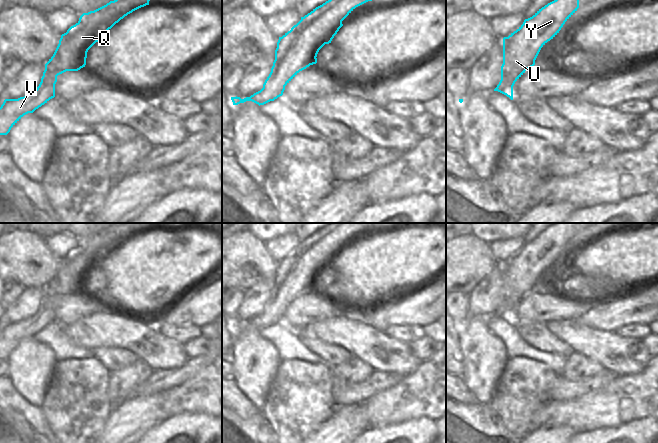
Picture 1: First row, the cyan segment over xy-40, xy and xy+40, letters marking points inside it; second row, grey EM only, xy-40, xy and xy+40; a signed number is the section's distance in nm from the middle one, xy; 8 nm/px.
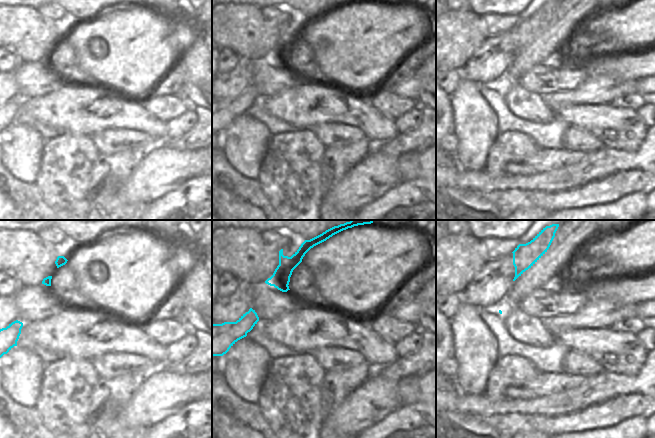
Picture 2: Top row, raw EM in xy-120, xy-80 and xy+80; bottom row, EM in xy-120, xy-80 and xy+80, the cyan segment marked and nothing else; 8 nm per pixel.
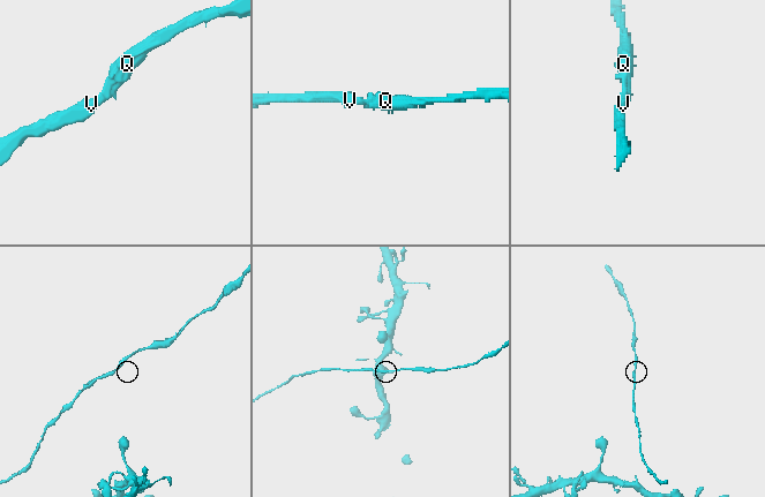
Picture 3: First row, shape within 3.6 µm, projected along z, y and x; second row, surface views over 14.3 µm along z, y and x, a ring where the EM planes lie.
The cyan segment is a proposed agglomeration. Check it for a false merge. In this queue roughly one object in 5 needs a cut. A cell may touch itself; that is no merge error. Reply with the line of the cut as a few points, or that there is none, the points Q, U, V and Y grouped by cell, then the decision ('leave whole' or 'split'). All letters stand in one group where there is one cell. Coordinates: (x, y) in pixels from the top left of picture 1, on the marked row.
no cut | Q U V Y | leave whole

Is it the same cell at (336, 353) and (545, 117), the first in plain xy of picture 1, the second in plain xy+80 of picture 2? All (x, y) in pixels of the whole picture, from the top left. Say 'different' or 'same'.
same

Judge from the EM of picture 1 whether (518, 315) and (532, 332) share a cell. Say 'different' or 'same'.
different

